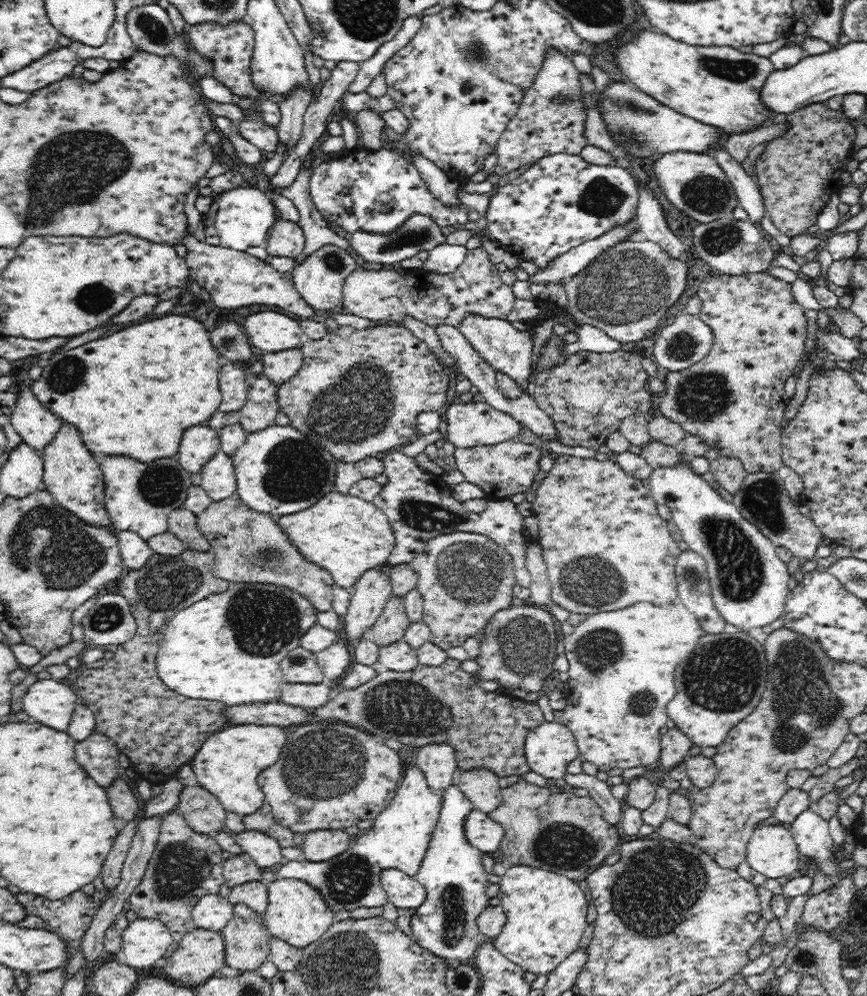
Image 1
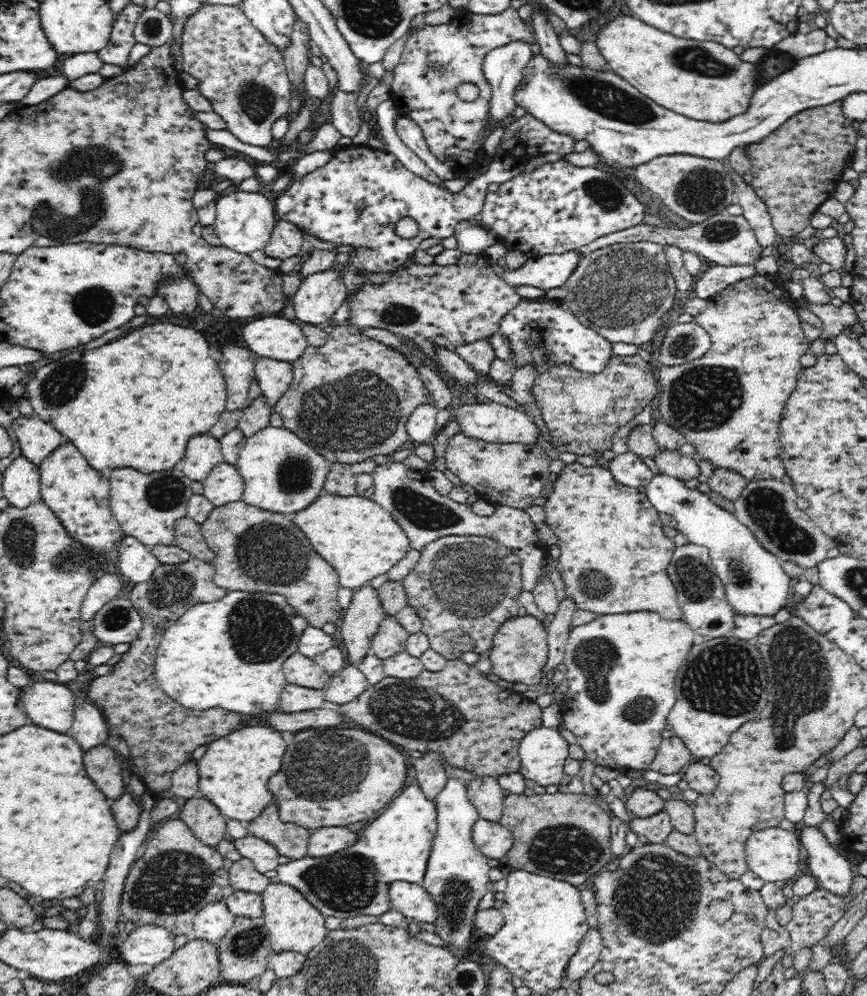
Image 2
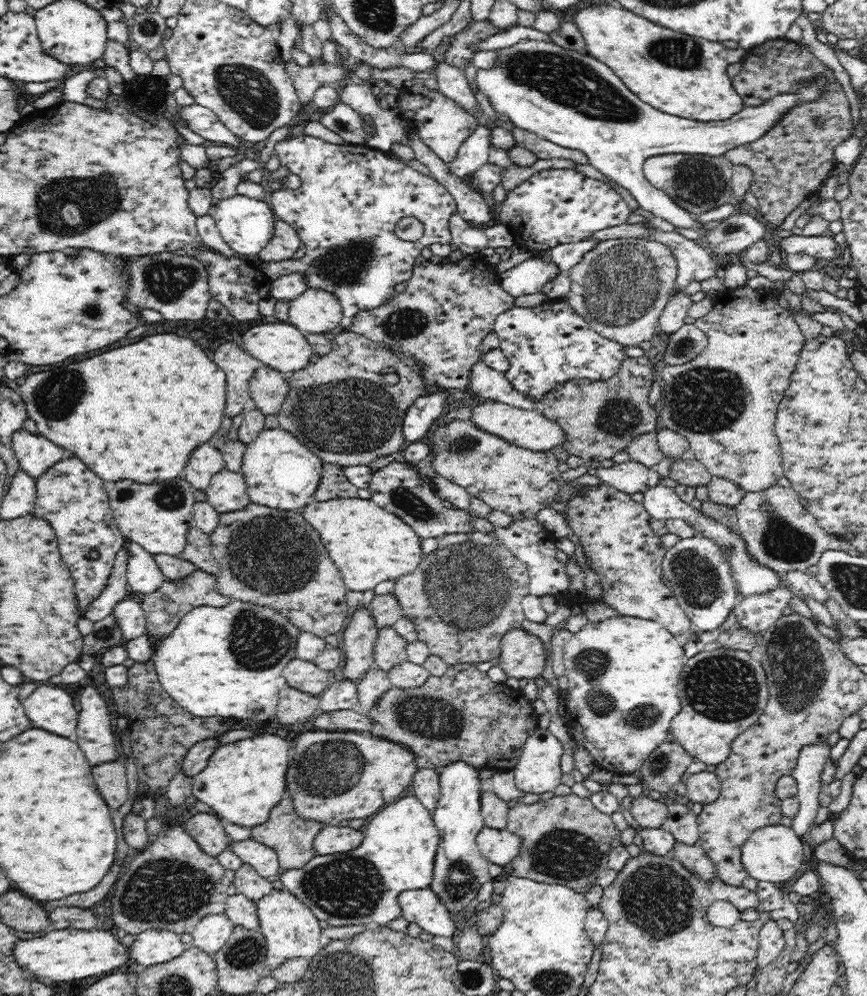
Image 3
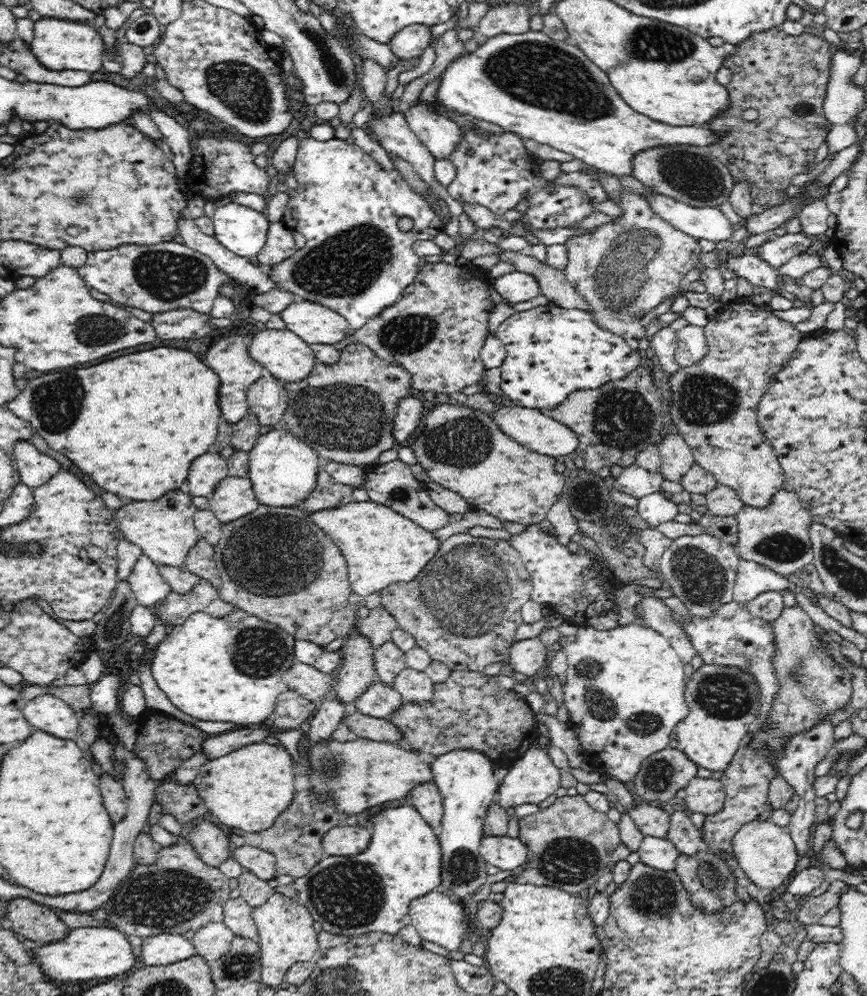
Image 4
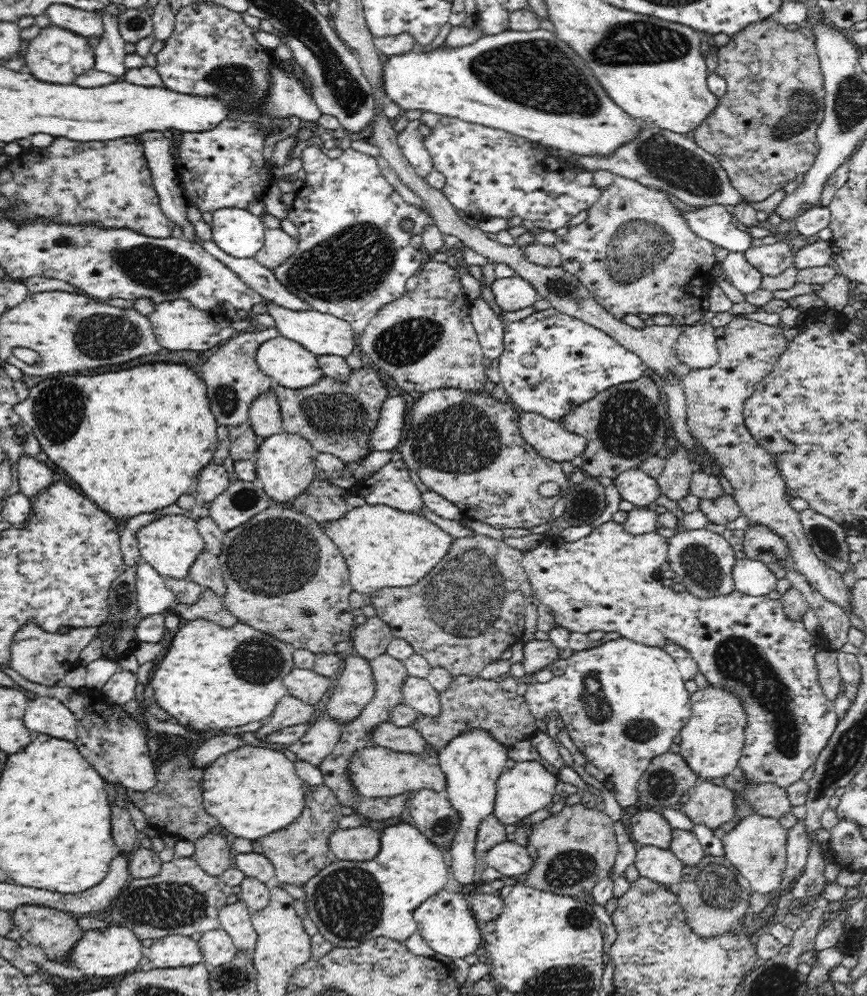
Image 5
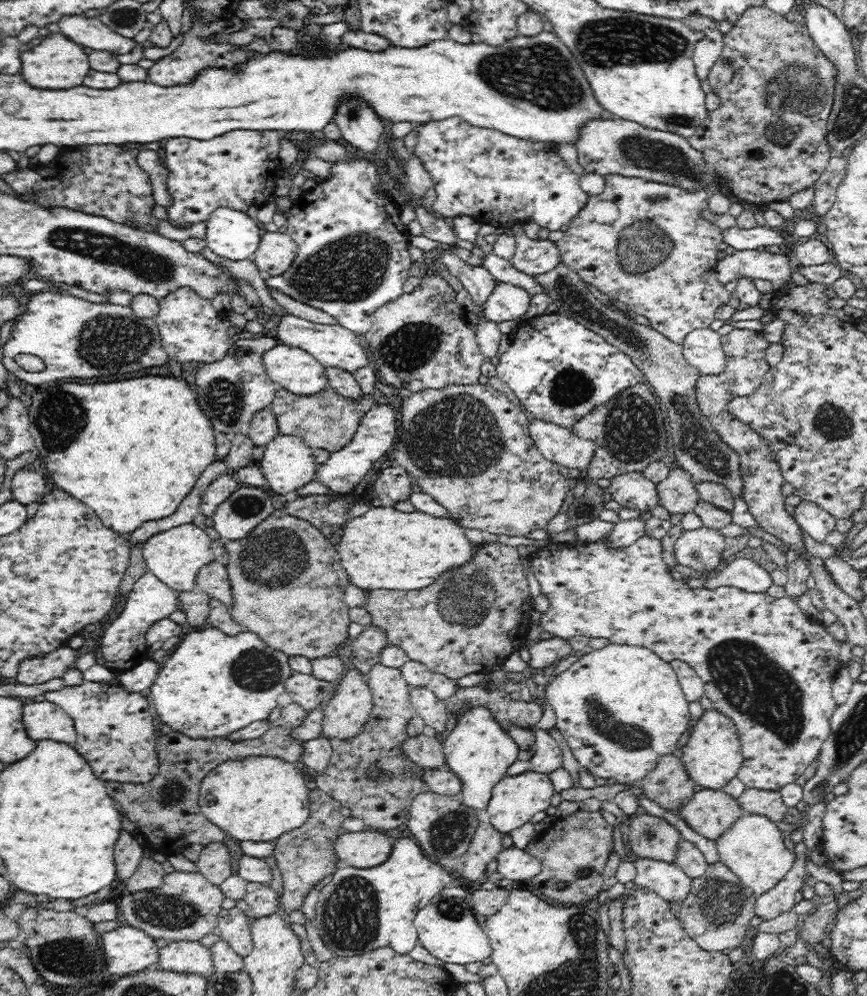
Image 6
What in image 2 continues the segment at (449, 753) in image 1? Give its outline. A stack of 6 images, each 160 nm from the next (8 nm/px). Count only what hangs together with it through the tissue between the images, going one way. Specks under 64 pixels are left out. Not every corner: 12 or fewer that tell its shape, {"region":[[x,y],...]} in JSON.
{"region":[[442,755],[414,759],[418,787],[434,801],[448,778]]}

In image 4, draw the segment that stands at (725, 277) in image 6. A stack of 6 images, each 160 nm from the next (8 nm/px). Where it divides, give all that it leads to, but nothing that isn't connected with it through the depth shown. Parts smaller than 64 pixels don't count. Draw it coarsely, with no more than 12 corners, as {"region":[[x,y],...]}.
{"region":[[786,233],[751,251],[779,269],[811,250],[810,238]]}

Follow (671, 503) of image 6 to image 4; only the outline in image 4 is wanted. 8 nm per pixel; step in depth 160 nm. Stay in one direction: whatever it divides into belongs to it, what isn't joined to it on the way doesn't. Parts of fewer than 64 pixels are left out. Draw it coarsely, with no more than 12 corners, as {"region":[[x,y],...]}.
{"region":[[678,434],[658,446],[663,479],[681,484],[695,464],[692,450]]}

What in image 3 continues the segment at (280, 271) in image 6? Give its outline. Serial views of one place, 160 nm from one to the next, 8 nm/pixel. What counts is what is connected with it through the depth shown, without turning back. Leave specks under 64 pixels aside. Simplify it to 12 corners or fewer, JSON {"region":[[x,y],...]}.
{"region":[[276,221],[264,262],[288,260],[303,244],[296,229]]}

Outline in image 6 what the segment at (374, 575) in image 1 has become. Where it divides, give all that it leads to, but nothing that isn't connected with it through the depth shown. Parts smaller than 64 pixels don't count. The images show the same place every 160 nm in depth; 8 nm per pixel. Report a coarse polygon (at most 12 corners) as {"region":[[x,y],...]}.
{"region":[[350,669],[323,708],[320,735],[346,740],[371,715],[366,676]]}

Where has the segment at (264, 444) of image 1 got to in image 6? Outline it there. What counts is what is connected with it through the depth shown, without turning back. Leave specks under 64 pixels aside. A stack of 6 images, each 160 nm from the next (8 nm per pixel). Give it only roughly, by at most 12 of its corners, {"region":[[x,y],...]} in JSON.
{"region":[[280,434],[258,467],[284,495],[314,480],[313,449]]}

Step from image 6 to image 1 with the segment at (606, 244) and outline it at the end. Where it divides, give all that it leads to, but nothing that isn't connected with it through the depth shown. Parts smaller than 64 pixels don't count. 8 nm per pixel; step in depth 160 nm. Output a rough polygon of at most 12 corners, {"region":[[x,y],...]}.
{"region":[[608,246],[564,282],[567,311],[622,344],[653,336],[688,267]]}

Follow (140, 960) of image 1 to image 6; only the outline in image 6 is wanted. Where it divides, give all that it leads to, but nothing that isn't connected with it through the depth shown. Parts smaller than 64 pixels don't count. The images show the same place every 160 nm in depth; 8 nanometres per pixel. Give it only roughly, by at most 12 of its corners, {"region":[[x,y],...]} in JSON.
{"region":[[199,941],[160,948],[159,968],[208,978],[210,950]]}

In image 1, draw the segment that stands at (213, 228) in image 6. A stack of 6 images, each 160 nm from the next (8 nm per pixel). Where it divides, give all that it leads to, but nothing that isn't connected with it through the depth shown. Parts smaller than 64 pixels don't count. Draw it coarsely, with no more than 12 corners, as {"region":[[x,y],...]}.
{"region":[[256,186],[222,193],[220,246],[264,246],[279,219]]}

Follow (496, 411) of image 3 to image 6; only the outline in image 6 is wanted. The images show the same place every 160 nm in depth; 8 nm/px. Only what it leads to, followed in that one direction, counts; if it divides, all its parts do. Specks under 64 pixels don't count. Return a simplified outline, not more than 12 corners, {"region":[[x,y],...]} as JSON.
{"region":[[531,418],[545,459],[584,477],[596,444],[569,428]]}

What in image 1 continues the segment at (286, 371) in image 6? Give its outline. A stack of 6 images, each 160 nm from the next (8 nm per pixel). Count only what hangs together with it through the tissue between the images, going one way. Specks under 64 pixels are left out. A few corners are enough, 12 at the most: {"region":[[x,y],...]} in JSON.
{"region":[[275,311],[248,316],[257,354],[300,347],[296,319]]}

